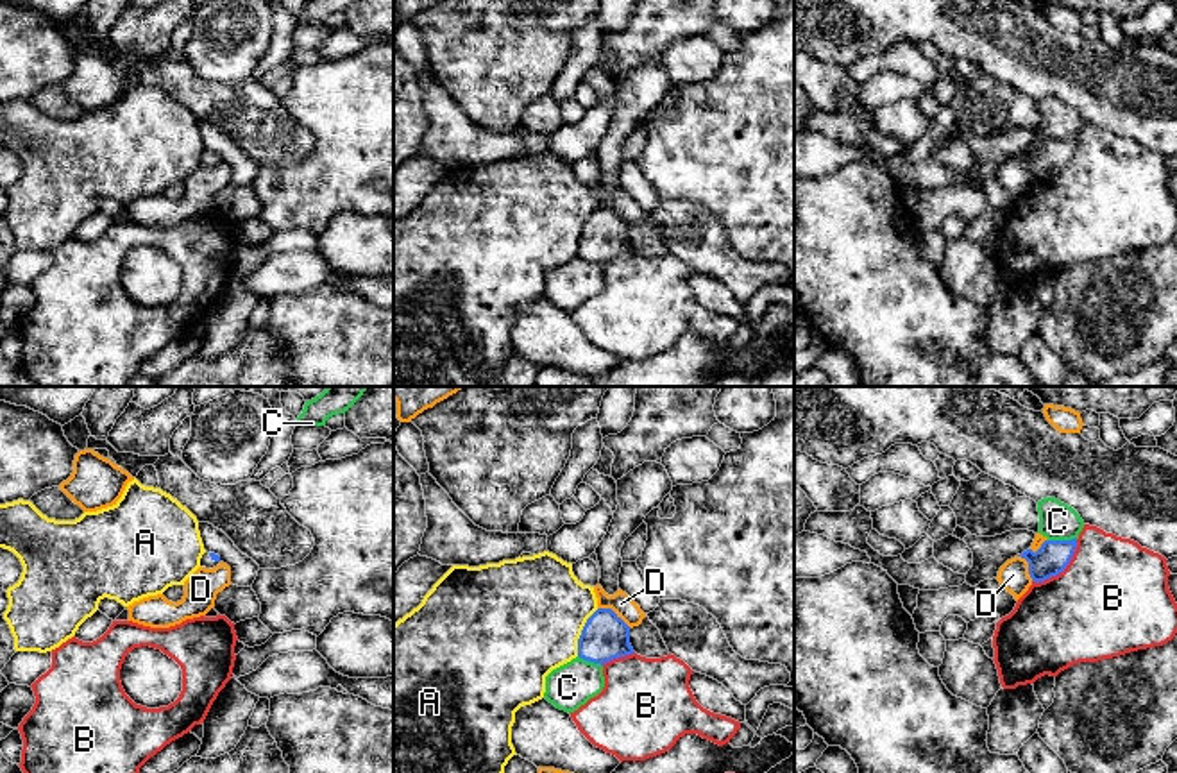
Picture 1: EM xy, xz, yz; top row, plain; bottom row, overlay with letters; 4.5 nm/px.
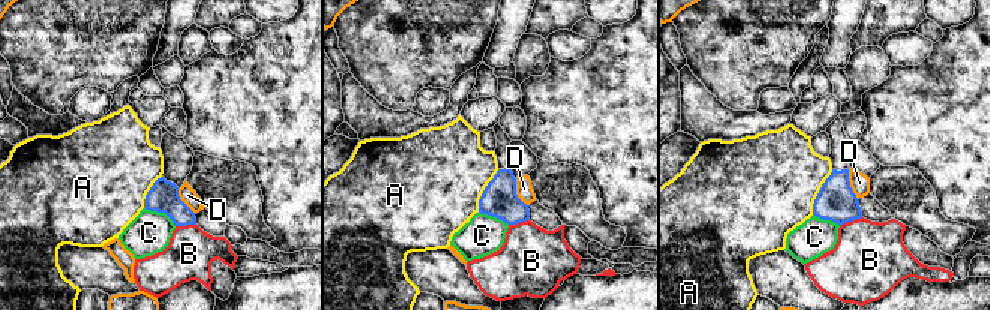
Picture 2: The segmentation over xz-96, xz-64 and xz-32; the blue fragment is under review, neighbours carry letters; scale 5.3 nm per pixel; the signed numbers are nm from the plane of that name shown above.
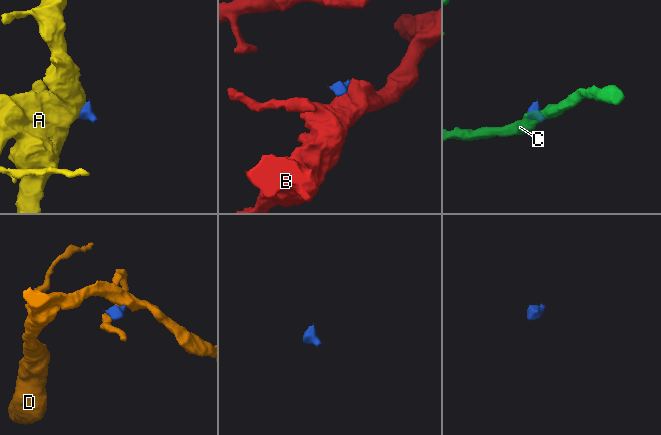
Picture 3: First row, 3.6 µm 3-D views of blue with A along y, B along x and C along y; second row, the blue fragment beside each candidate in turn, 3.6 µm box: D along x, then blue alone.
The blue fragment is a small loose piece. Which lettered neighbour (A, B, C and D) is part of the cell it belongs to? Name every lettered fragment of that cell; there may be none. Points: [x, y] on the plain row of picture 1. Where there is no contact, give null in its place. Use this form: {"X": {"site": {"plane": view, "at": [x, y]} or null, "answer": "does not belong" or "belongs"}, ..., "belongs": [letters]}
{"A": {"site": {"plane": "xz", "at": [582, 231]}, "answer": "does not belong"}, "B": {"site": {"plane": "yz", "at": [1063, 169]}, "answer": "does not belong"}, "C": {"site": {"plane": "yz", "at": [1061, 140]}, "answer": "does not belong"}, "D": {"site": {"plane": "xz", "at": [612, 210]}, "answer": "does not belong"}, "belongs": []}

